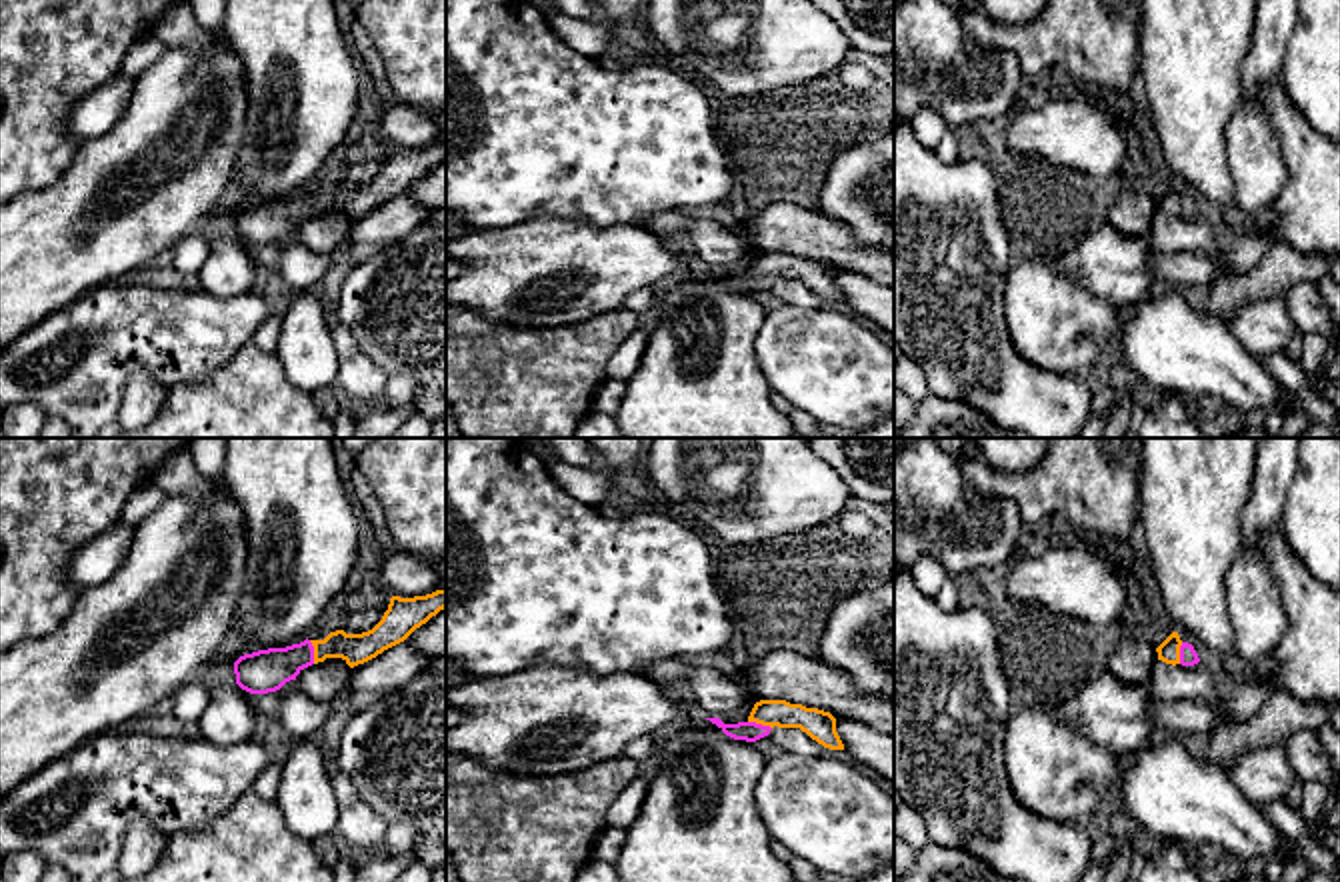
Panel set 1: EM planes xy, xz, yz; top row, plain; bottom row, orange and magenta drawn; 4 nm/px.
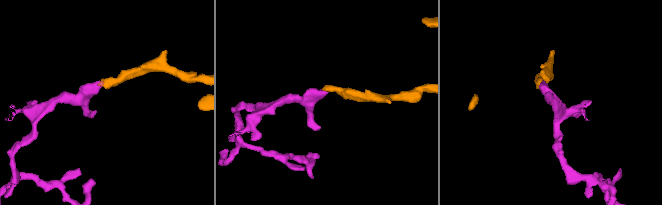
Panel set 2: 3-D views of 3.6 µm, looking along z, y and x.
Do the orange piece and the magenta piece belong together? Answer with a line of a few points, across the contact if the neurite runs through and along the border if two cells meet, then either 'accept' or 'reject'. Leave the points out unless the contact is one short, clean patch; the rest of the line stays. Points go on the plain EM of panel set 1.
line xy (356, 200), (314, 204), (266, 222); accept

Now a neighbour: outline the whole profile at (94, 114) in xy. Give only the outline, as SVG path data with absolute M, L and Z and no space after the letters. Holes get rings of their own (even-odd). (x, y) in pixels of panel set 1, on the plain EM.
M118 74L76 102L68 112L68 132L78 146L108 132L126 110L132 92L134 78Z

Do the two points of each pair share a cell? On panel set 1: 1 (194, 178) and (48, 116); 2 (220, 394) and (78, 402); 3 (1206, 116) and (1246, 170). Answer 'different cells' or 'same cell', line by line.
1: different cells
2: different cells
3: different cells

